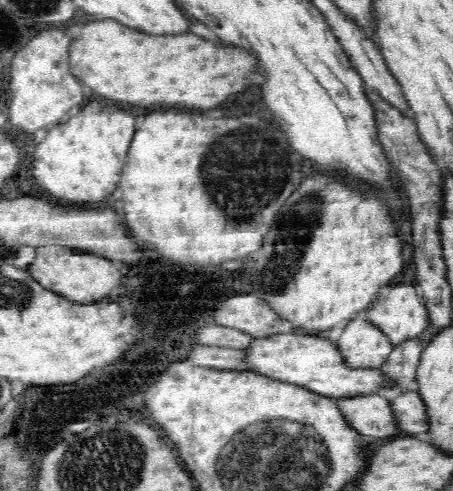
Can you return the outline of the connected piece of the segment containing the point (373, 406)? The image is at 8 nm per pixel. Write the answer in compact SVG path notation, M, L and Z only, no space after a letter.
M374 392L364 396L342 397L335 399L348 428L364 438L388 438L394 434L392 414L387 395Z

